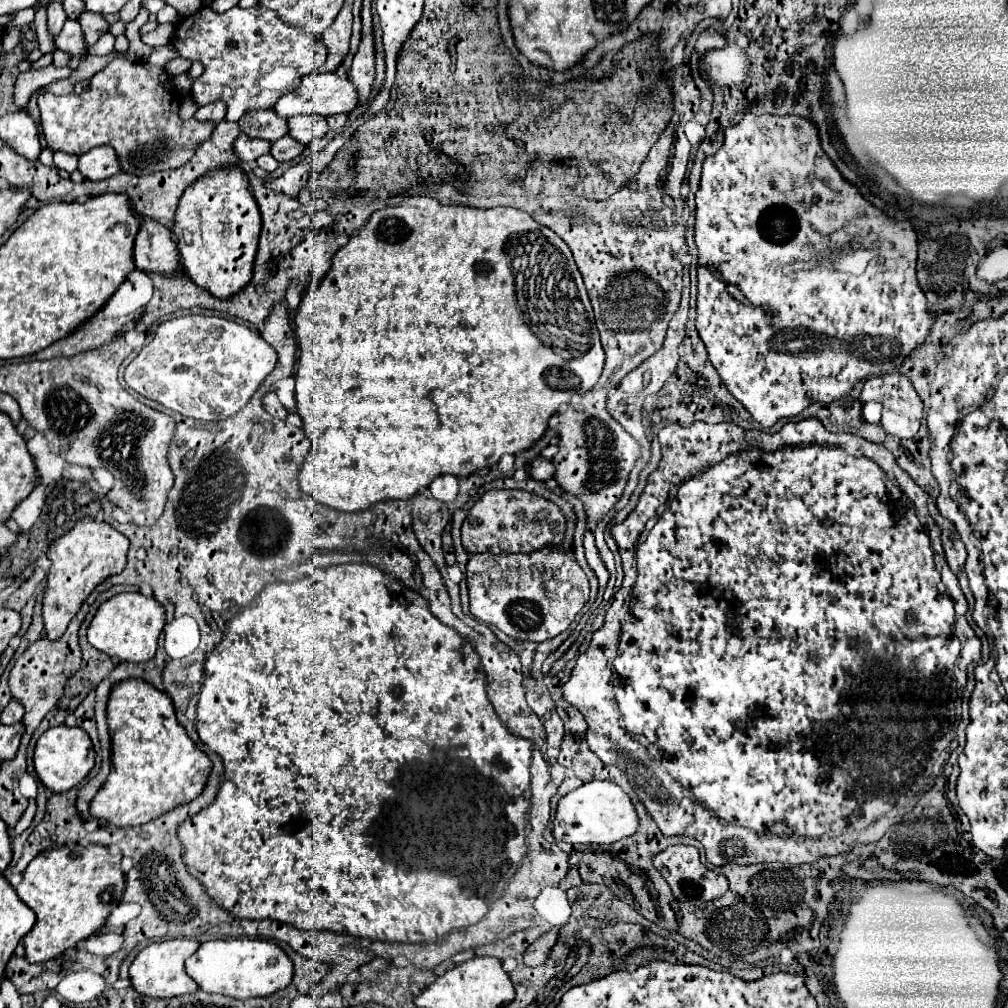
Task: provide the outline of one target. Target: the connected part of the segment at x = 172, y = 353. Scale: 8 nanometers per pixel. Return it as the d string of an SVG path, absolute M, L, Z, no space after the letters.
M178 317L162 323L152 339L138 357L126 367L124 379L130 389L148 397L152 401L162 403L168 409L182 413L184 417L200 419L200 421L218 421L236 415L256 393L262 381L276 367L276 351L262 339L258 331L252 331L234 321L226 321L222 317Z

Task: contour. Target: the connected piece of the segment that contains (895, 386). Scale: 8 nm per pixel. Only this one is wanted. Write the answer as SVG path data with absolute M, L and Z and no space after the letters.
M894 371L888 375L880 375L880 377L870 377L864 381L864 389L860 395L860 401L878 401L882 403L882 419L880 425L892 433L898 435L900 439L914 439L918 429L920 429L920 419L922 419L922 401L916 395L912 383L908 381L908 377L902 371Z

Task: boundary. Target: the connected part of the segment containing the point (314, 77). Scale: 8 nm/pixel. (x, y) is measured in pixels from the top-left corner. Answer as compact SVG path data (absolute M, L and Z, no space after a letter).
M310 73L304 77L304 81L294 89L292 93L286 93L280 97L280 101L274 105L274 111L280 117L296 117L302 113L314 113L314 115L336 115L336 113L350 113L354 107L358 107L358 89L348 81L348 77L338 77L336 73Z

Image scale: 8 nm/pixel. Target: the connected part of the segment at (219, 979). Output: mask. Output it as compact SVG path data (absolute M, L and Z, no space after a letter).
M218 939L200 945L200 949L186 961L186 973L206 993L228 995L234 999L252 999L252 997L268 997L276 991L286 989L292 983L294 967L288 955L272 941Z

